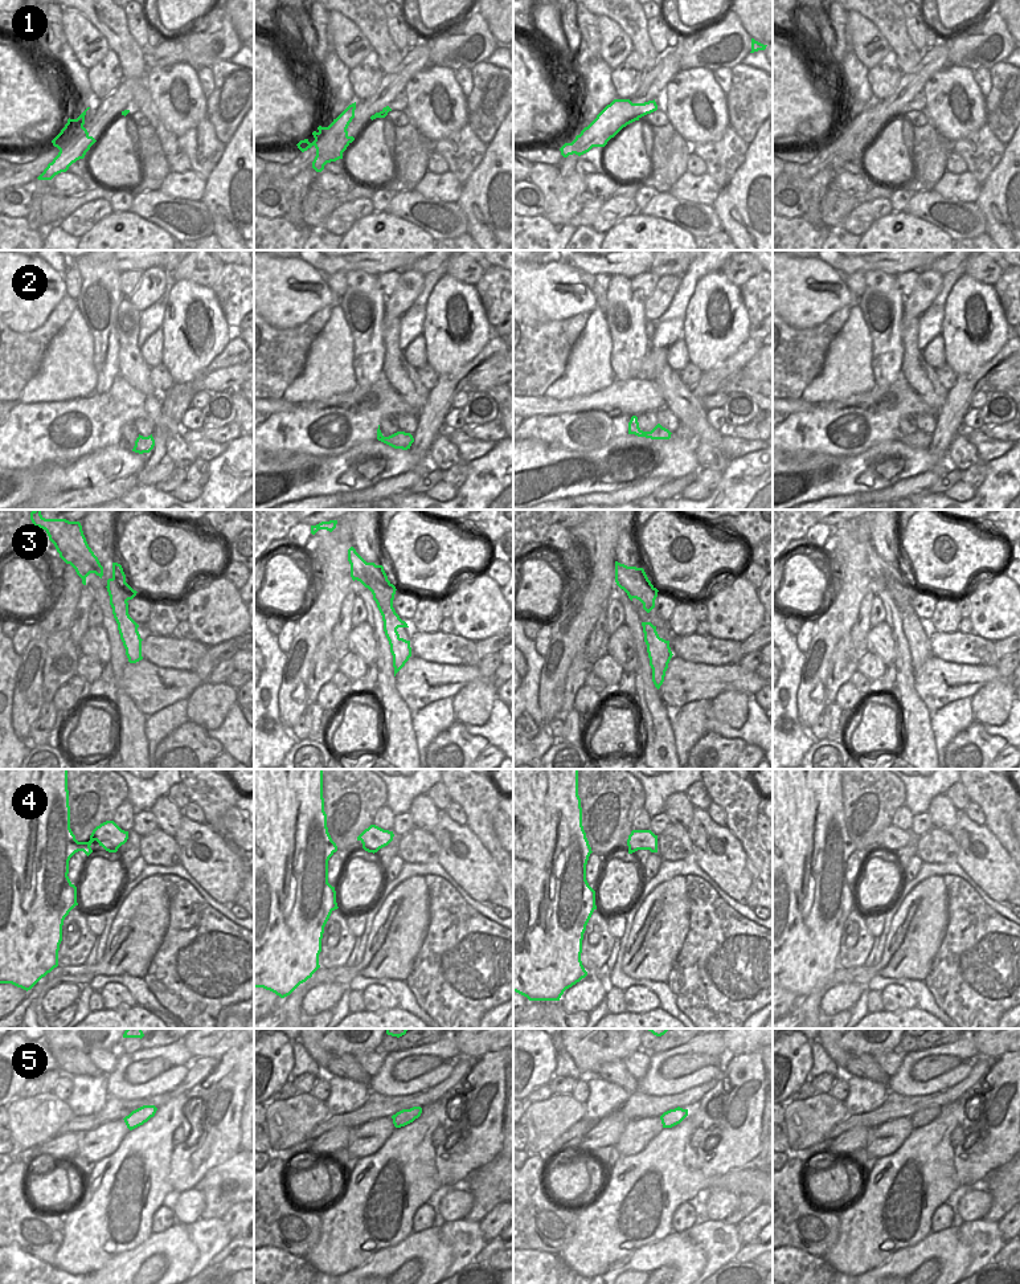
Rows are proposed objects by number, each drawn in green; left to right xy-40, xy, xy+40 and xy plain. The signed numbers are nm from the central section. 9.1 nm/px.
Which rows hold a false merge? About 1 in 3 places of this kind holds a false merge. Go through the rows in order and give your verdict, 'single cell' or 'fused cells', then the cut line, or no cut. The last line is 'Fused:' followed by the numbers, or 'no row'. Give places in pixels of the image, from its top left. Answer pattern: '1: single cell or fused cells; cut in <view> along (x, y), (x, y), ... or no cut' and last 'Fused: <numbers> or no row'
1: fused cells; cut in xy along (345, 129), (335, 139), (311, 144)
2: single cell; no cut
3: fused cells; cut in xy-40 along (113, 577), (127, 600)
4: single cell; no cut
5: single cell; no cut
Fused: 1, 3

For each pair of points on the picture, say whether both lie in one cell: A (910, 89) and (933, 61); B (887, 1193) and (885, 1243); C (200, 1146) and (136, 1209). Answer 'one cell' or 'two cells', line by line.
A: one cell
B: one cell
C: two cells

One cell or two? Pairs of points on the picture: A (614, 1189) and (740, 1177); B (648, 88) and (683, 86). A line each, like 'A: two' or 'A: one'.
A: one
B: two

